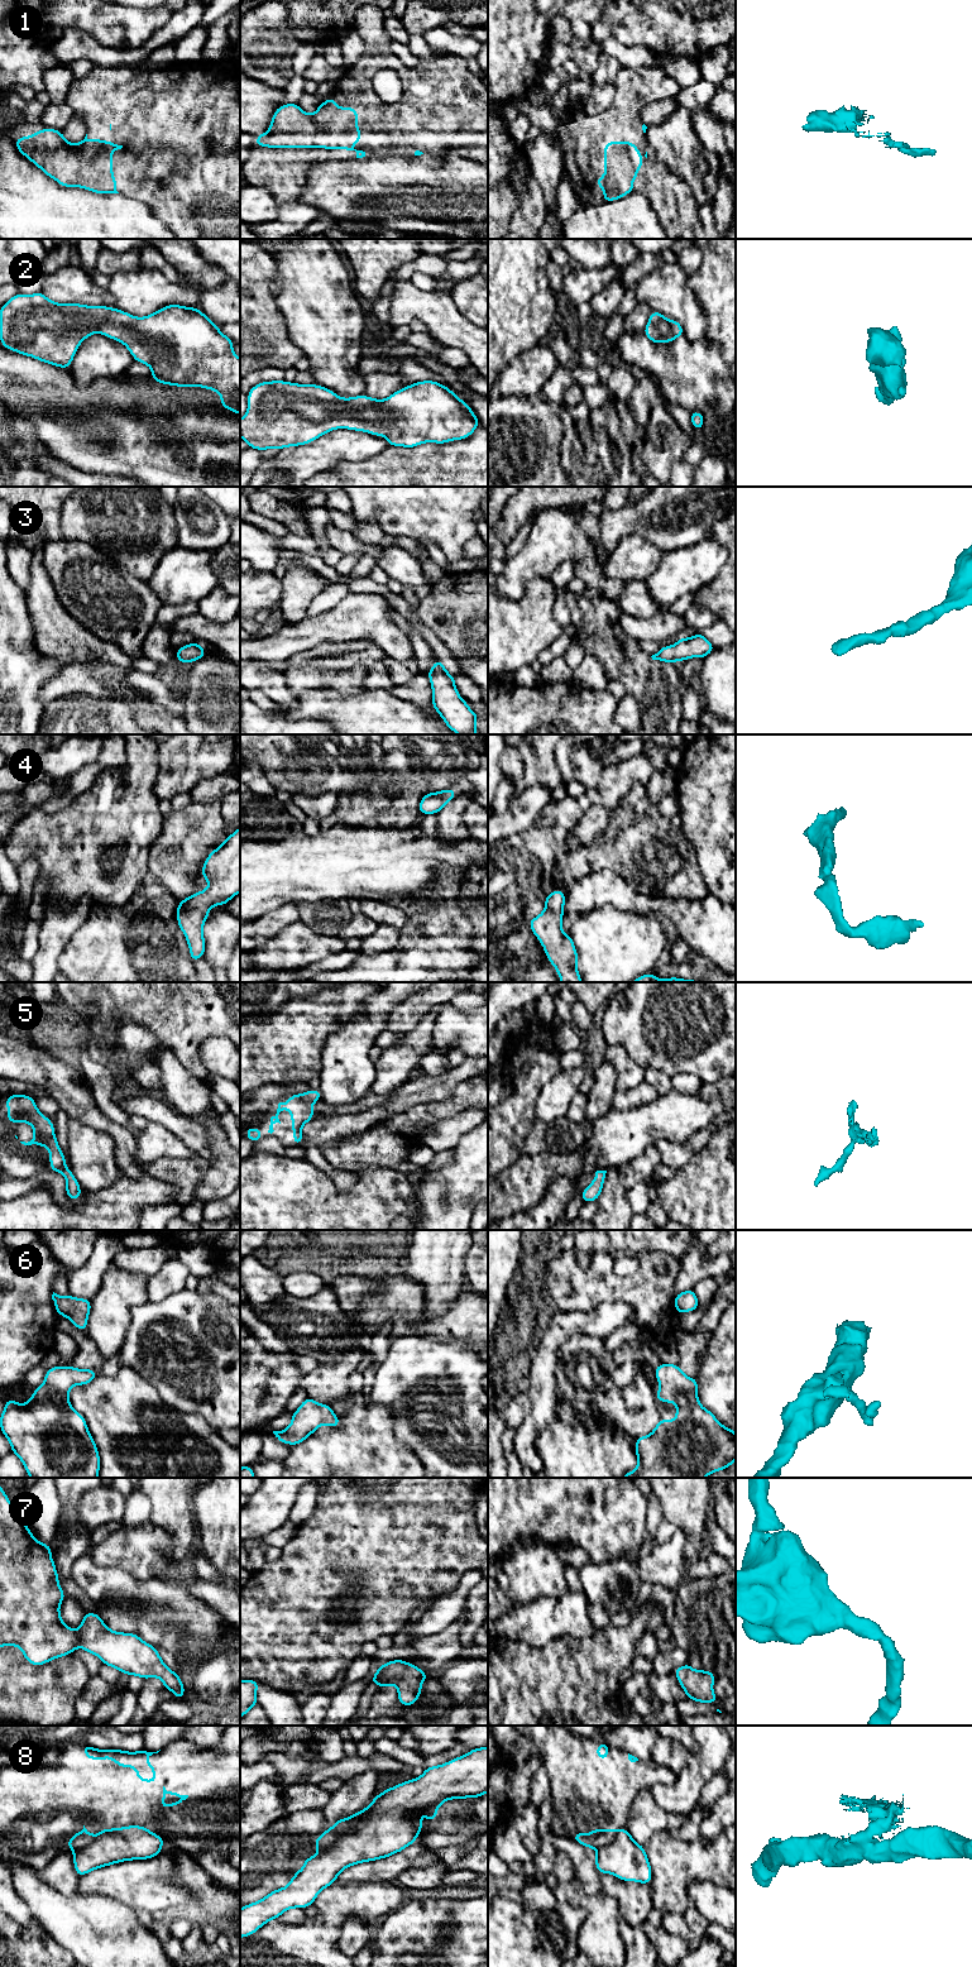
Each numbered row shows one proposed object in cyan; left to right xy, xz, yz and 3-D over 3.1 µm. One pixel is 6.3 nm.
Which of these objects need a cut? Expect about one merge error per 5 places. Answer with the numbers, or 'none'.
none

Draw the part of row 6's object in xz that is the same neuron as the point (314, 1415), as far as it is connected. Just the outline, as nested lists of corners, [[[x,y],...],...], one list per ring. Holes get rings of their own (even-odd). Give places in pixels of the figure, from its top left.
[[[307,1397],[300,1408],[292,1413],[289,1426],[282,1431],[273,1431],[273,1434],[278,1441],[293,1446],[306,1440],[321,1425],[339,1427],[340,1420],[332,1412],[330,1404],[320,1404],[311,1397]]]

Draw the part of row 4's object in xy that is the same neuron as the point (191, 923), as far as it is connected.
[[[240,827],[207,856],[201,876],[209,881],[209,887],[177,905],[177,923],[193,962],[205,954],[204,923],[210,909],[224,906],[240,892]]]

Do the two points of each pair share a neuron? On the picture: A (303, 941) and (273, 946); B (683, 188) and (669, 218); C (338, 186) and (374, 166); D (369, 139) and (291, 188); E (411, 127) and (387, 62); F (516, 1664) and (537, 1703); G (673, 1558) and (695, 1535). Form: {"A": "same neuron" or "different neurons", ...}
{"A": "same neuron", "B": "same neuron", "C": "same neuron", "D": "same neuron", "E": "same neuron", "F": "same neuron", "G": "different neurons"}

